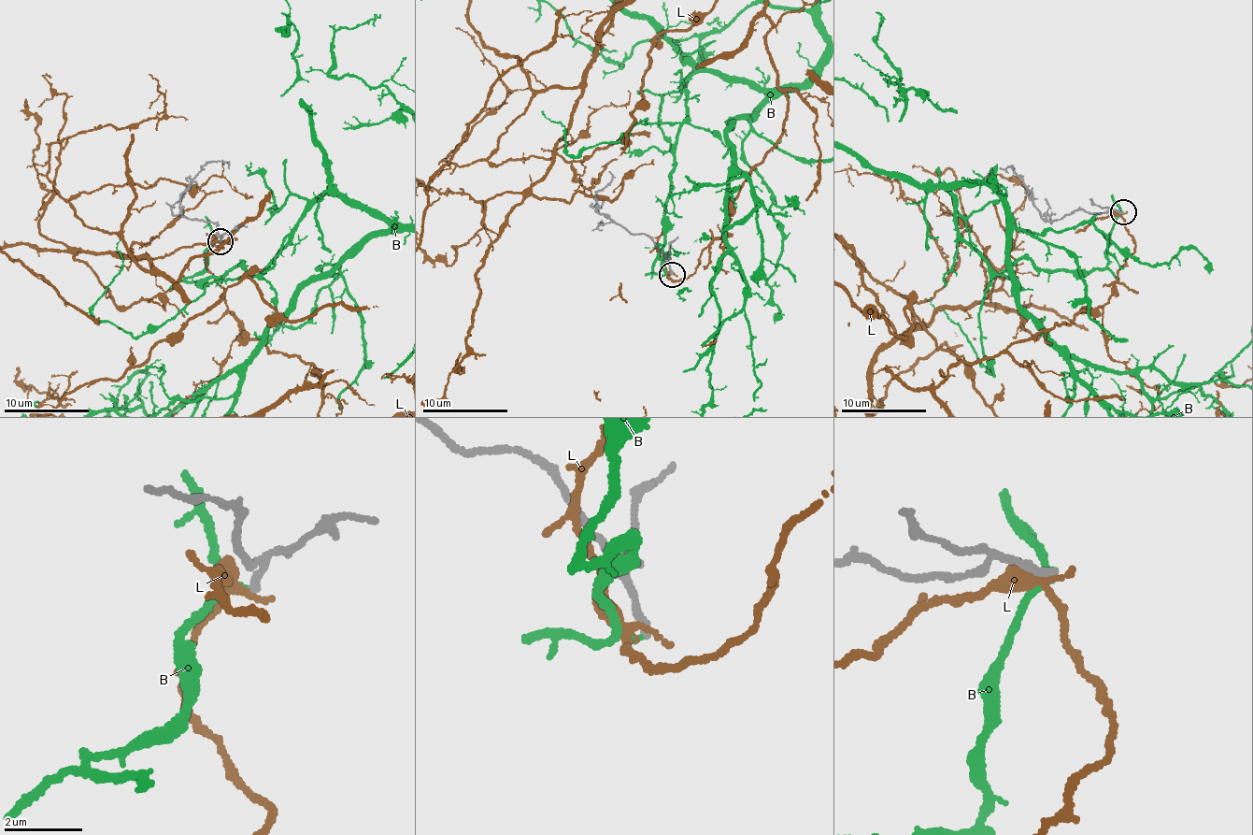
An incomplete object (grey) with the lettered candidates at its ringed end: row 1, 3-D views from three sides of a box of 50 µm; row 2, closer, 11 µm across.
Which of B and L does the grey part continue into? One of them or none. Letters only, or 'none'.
none

